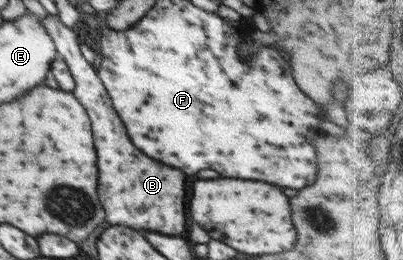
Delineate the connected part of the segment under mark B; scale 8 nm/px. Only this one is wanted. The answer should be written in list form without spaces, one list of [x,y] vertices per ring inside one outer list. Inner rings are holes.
[[[58,16],[39,19],[49,38],[55,43],[59,57],[65,60],[75,81],[75,96],[85,106],[91,126],[93,142],[97,150],[99,166],[99,200],[105,206],[105,221],[112,225],[125,224],[133,230],[152,230],[167,236],[179,236],[185,232],[185,174],[173,170],[157,160],[147,158],[127,138],[125,126],[119,120],[111,104],[105,85],[98,76],[96,65],[91,65],[79,50],[78,35],[67,28]]]

